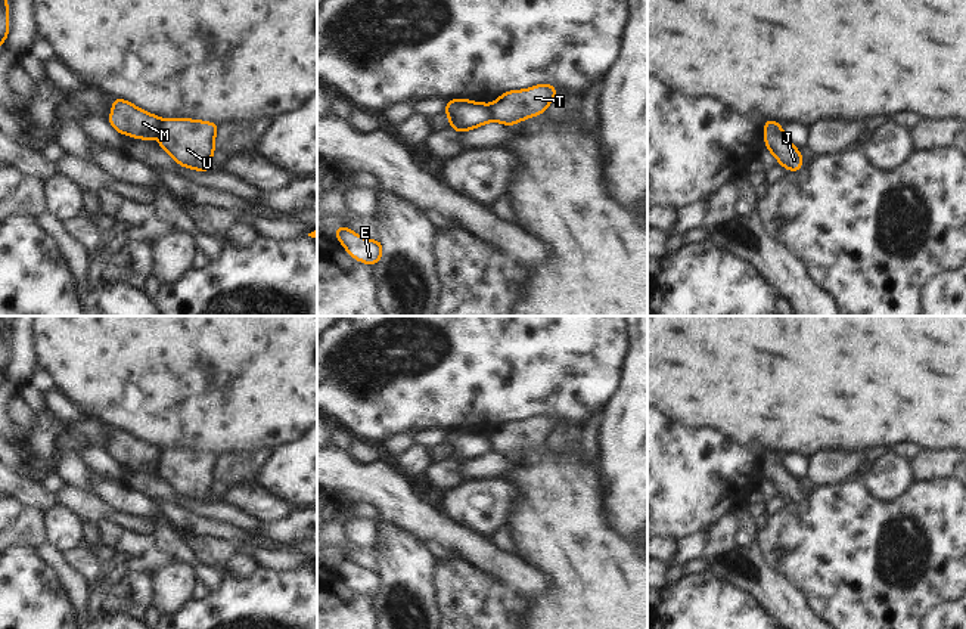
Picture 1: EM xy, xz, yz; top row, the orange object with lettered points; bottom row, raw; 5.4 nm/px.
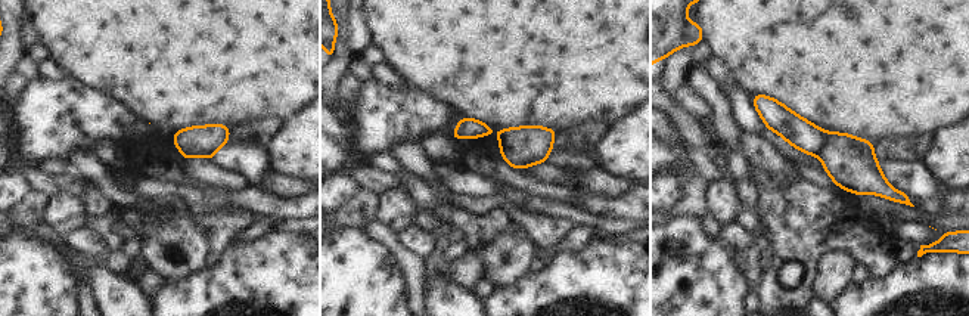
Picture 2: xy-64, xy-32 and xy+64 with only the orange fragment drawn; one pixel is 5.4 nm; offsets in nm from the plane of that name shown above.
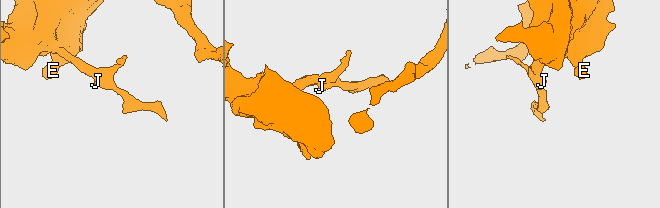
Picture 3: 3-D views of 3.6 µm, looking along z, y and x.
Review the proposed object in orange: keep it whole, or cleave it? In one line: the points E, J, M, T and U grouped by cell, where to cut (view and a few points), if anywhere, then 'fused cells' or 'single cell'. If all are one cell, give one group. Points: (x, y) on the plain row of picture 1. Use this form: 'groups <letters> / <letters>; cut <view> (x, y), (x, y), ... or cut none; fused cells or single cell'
groups E M / J T U; cut xy (164, 451), (164, 458), (158, 468); fused cells

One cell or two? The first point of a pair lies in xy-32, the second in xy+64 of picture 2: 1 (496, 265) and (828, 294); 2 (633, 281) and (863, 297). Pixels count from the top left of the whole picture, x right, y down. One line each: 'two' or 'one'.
1: one
2: one

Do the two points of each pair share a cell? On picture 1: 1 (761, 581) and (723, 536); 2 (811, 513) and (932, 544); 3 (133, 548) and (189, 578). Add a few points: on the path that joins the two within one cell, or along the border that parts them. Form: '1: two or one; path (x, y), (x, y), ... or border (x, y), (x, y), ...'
1: one; path (758, 569), (735, 548)
2: one; path (844, 514), (910, 514)
3: two; border (198, 569), (168, 561), (154, 578), (154, 598)

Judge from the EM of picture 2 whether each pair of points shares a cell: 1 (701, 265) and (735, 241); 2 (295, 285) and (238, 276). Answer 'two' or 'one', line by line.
1: two
2: one

